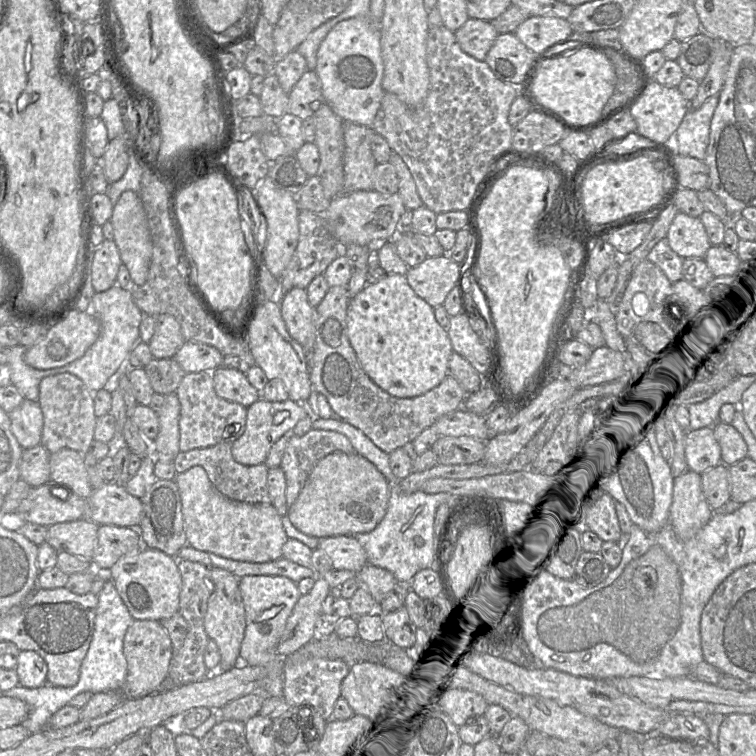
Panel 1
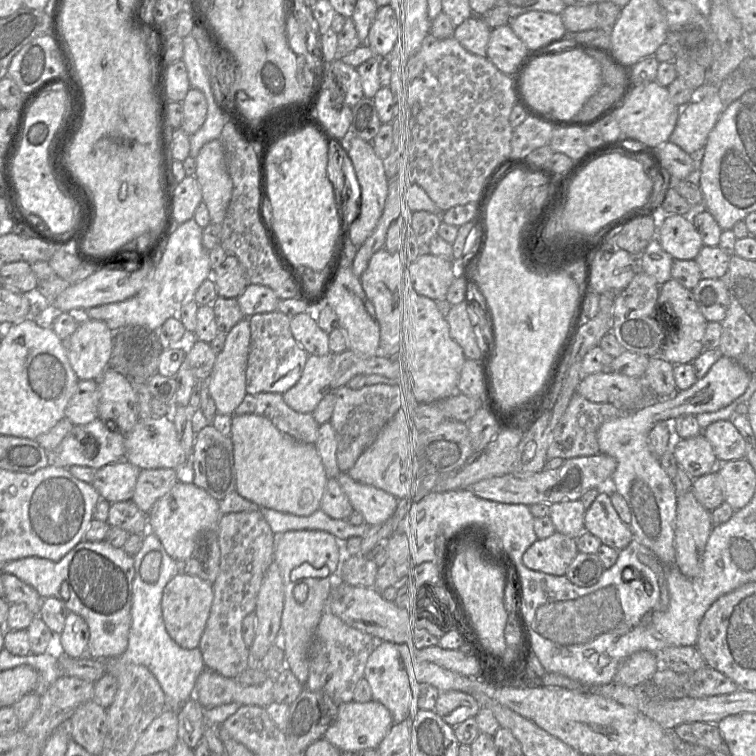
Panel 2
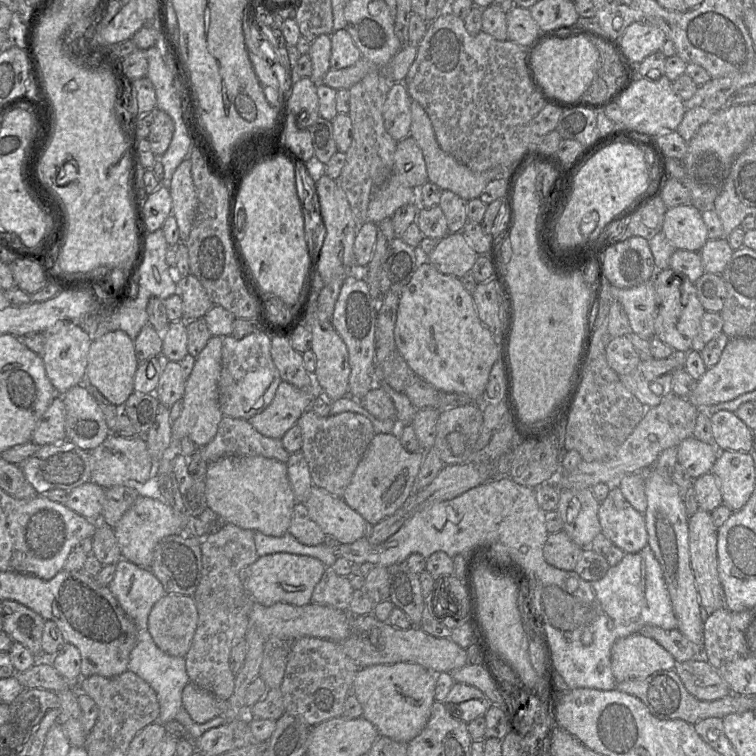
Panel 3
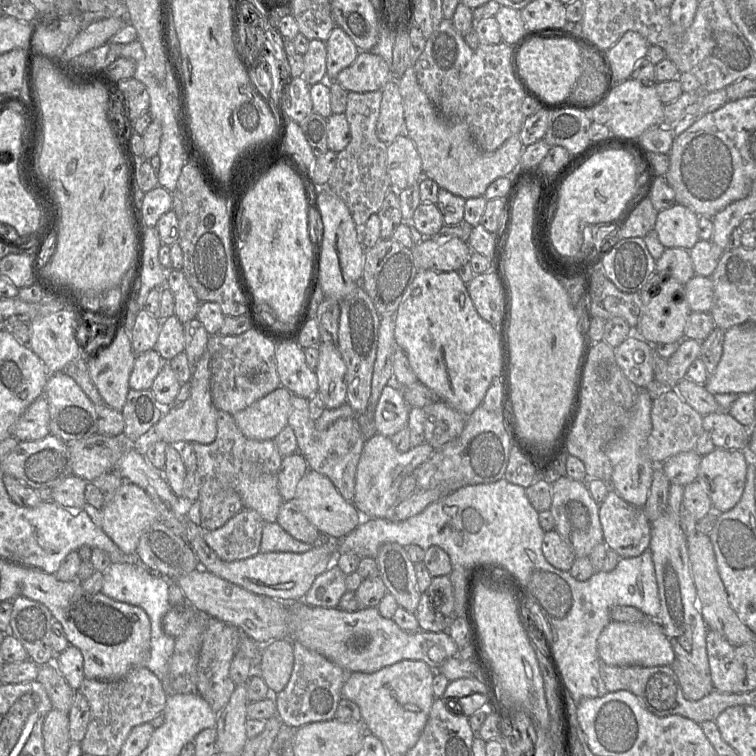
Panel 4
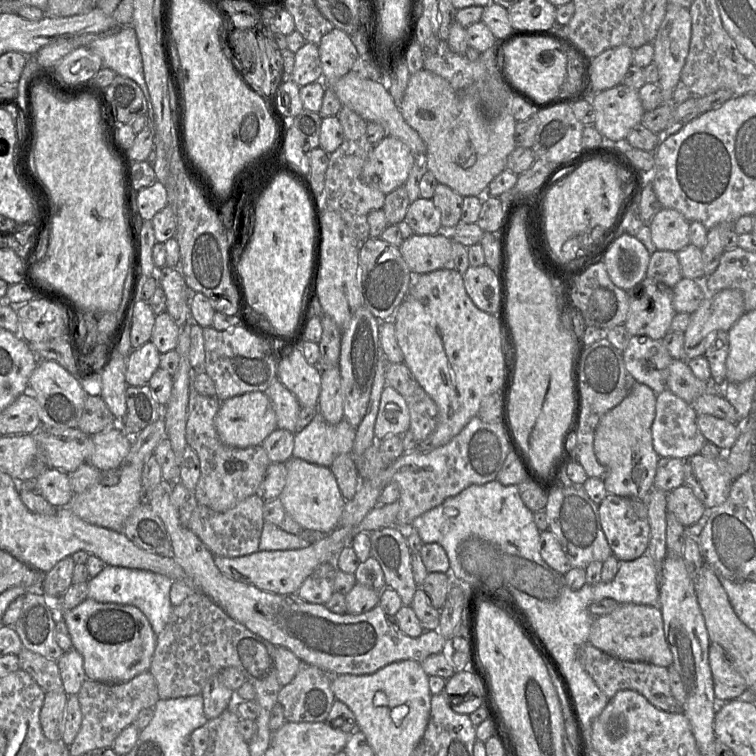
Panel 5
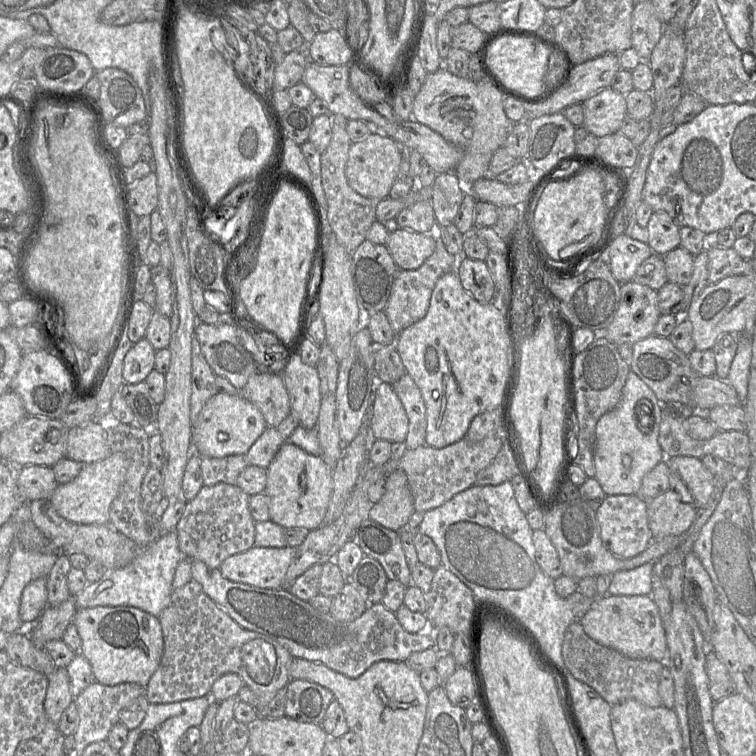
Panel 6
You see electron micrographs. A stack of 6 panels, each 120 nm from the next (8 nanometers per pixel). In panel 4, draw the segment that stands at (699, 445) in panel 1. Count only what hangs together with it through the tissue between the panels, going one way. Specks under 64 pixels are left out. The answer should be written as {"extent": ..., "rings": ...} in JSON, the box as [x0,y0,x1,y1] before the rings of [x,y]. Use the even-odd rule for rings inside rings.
{"extent":[660,450,701,486],"rings":[[[692,450],[673,455],[660,466],[670,483],[685,486],[697,479],[701,458]]]}

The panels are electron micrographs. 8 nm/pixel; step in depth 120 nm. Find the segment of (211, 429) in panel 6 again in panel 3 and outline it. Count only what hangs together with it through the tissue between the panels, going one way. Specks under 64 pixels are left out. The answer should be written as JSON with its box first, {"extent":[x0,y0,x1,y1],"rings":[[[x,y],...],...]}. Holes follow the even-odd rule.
{"extent":[247,377,319,439],"rings":[[[314,377],[313,385],[307,388],[296,388],[281,381],[270,404],[247,421],[261,435],[281,439],[301,414],[310,408],[319,392]]]}

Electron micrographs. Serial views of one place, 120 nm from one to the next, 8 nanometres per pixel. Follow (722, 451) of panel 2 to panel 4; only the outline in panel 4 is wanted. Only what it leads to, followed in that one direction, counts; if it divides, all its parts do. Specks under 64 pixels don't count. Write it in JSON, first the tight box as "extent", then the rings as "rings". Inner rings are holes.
{"extent":[702,410,750,451],"rings":[[[727,410],[703,416],[702,427],[716,448],[746,451],[748,447],[750,429],[740,424]]]}

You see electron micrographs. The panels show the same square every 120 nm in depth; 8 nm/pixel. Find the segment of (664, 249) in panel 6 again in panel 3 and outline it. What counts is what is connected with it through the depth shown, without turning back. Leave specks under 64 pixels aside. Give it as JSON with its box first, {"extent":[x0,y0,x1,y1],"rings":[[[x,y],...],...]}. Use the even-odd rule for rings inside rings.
{"extent":[661,203,708,252],"rings":[[[694,203],[668,208],[661,231],[675,249],[699,252],[708,240],[702,209]]]}

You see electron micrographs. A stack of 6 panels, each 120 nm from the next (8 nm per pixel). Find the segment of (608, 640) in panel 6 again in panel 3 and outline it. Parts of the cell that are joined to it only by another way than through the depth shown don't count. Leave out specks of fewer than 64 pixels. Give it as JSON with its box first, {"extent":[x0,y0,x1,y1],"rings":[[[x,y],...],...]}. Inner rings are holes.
{"extent":[611,633,674,683],"rings":[[[641,633],[618,639],[611,648],[611,669],[616,683],[643,679],[660,670],[674,669],[674,657]]]}

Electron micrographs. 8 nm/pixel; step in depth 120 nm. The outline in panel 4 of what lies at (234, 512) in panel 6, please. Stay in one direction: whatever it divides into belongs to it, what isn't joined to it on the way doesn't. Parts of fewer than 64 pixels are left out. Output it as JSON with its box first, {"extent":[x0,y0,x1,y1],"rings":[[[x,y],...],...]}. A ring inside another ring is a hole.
{"extent":[202,508,264,562],"rings":[[[243,508],[216,530],[202,530],[206,544],[226,562],[243,560],[257,555],[264,520],[252,509]]]}

